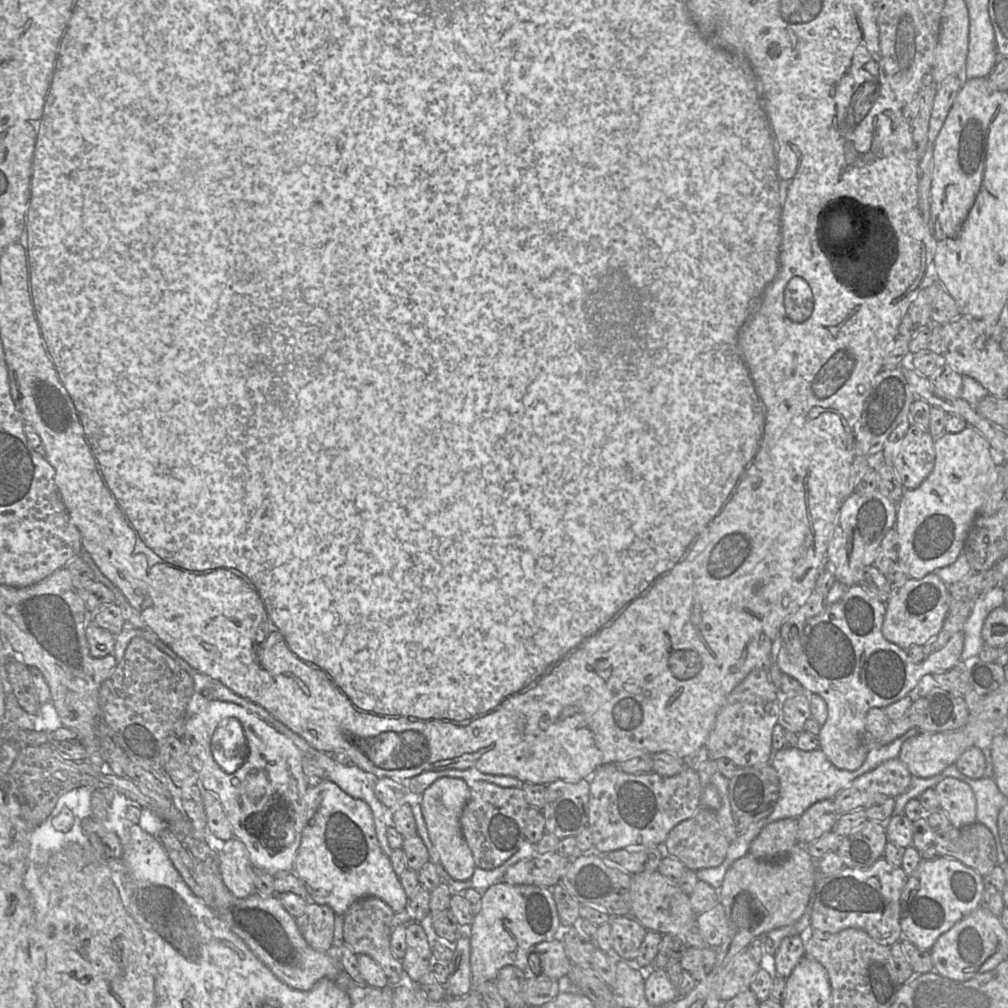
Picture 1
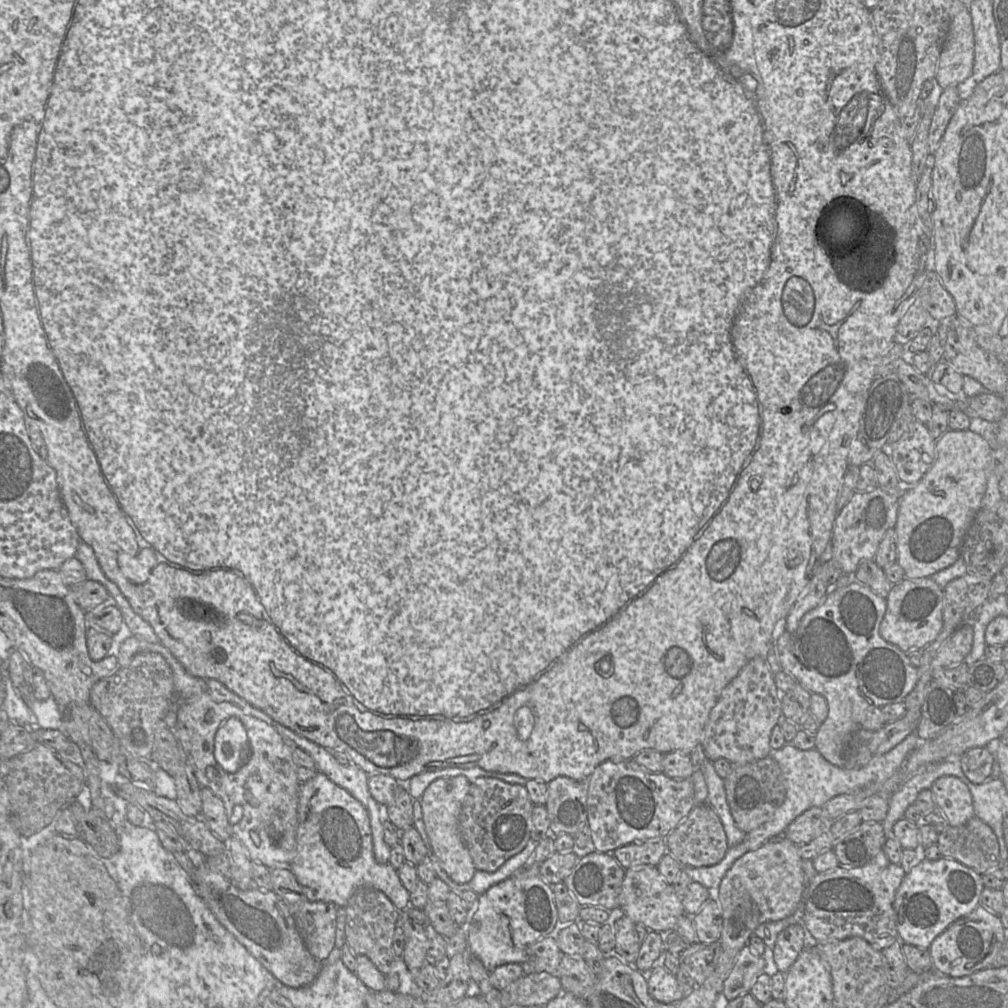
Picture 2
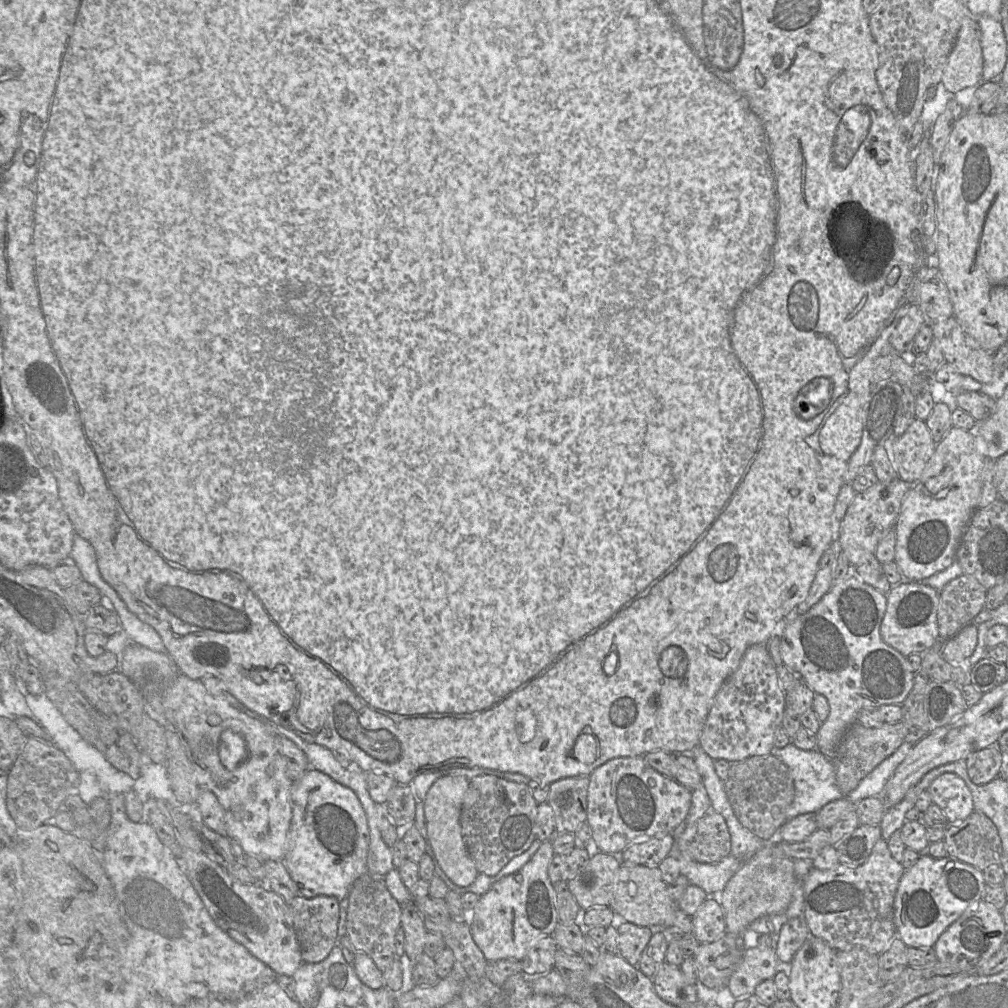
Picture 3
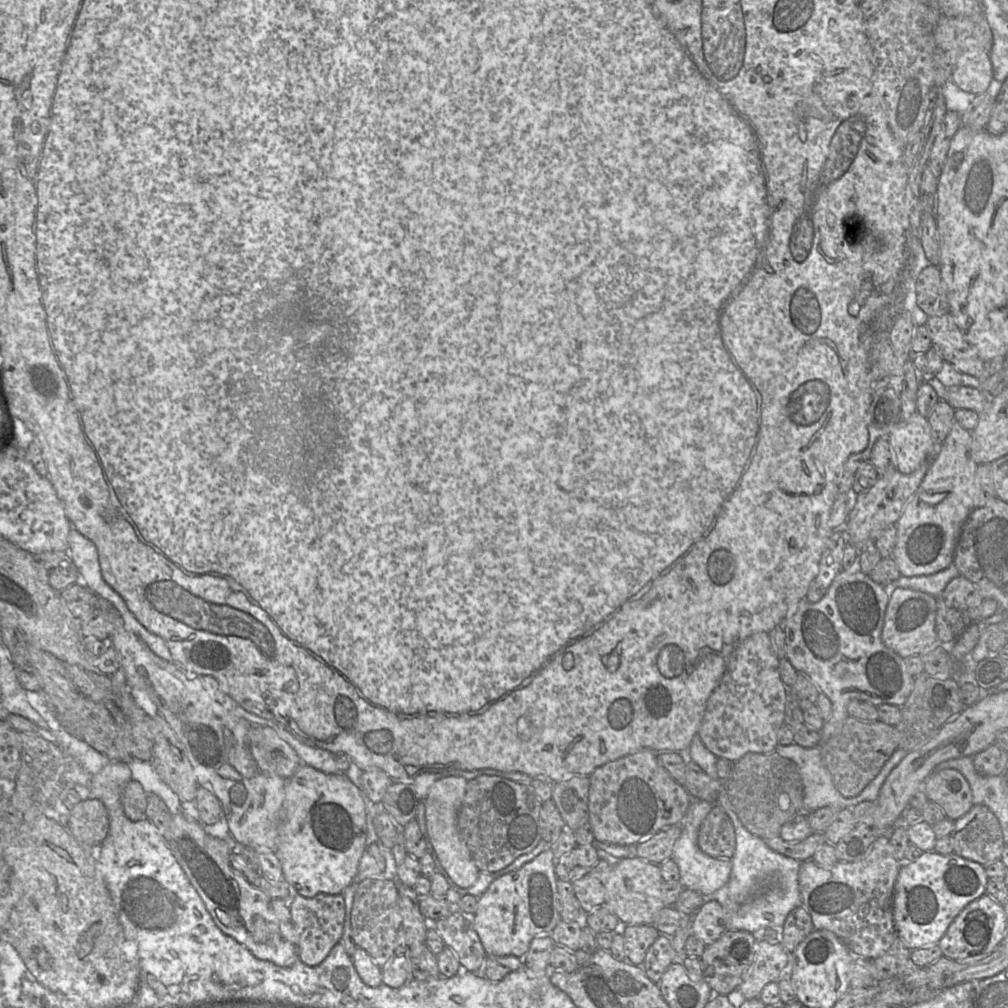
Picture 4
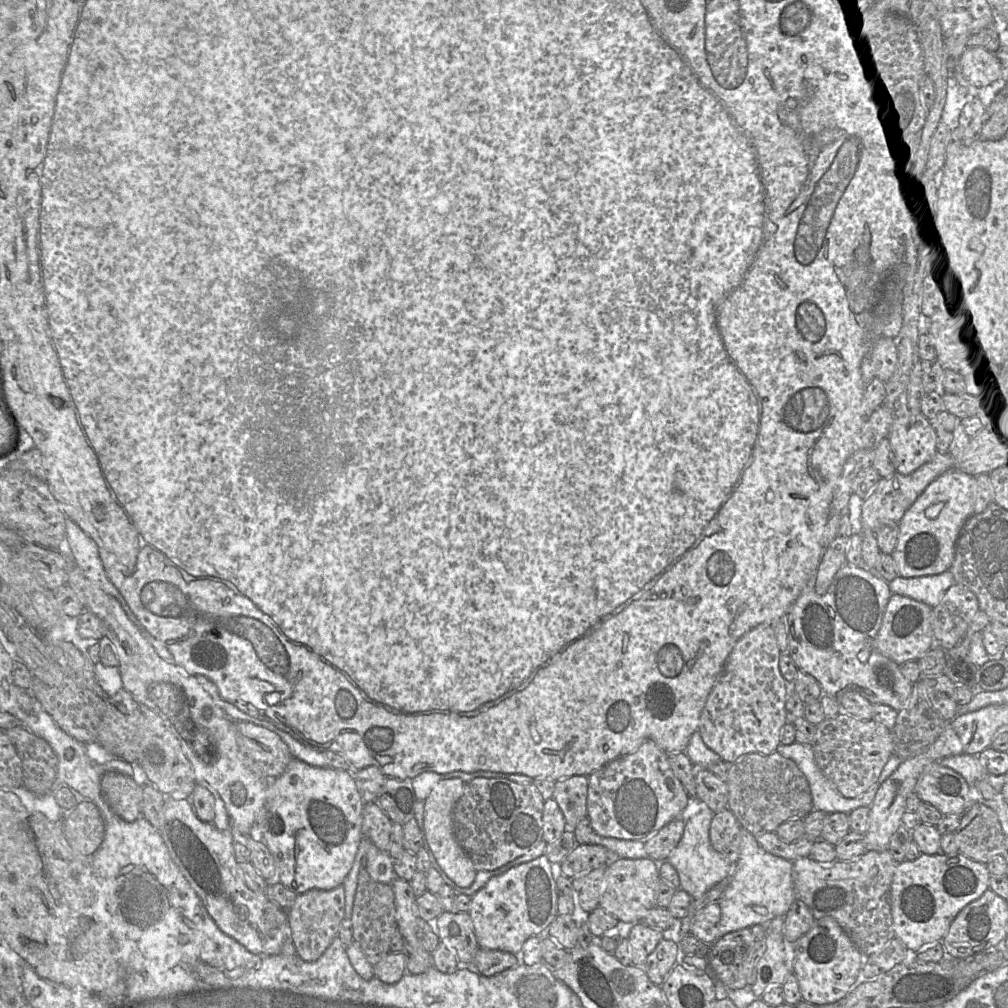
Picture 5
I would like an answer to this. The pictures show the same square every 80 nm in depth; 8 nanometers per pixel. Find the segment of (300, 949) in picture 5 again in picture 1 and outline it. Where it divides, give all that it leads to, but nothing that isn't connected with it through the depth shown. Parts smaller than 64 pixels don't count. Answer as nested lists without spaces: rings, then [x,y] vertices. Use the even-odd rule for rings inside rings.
[[[310,902],[295,920],[307,944],[318,952],[326,953],[332,946],[335,916],[328,905]]]

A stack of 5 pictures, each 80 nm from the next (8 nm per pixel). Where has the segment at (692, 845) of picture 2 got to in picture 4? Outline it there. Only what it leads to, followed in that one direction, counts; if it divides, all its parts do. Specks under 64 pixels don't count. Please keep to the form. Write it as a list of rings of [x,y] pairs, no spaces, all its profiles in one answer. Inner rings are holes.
[[[714,804],[700,825],[699,848],[712,858],[732,859],[735,845],[735,832],[729,816]]]

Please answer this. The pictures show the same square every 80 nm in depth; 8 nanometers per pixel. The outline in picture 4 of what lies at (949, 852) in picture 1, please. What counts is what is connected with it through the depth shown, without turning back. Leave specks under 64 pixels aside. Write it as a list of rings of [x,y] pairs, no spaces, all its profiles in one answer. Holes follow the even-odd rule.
[[[973,805],[965,815],[956,820],[950,837],[953,854],[982,866],[1000,860],[1005,845],[997,818],[983,805]]]

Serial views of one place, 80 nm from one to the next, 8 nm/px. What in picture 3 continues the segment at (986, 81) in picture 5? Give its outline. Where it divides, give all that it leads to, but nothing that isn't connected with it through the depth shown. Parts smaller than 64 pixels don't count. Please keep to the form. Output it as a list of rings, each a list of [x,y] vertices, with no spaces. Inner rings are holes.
[[[966,20],[959,29],[956,42],[944,68],[941,82],[947,91],[956,93],[979,86],[983,81],[983,55],[980,30],[976,20]]]

